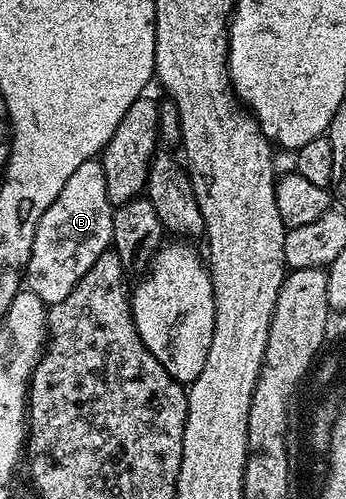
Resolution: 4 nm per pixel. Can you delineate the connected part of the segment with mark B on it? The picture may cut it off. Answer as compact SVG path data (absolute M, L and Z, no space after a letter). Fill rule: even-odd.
M92 159L81 163L69 183L61 187L61 195L49 203L49 211L41 215L37 231L33 235L33 251L25 270L25 285L30 293L43 300L50 307L61 303L77 283L97 263L101 254L112 248L113 206L105 191L105 171L103 162Z

